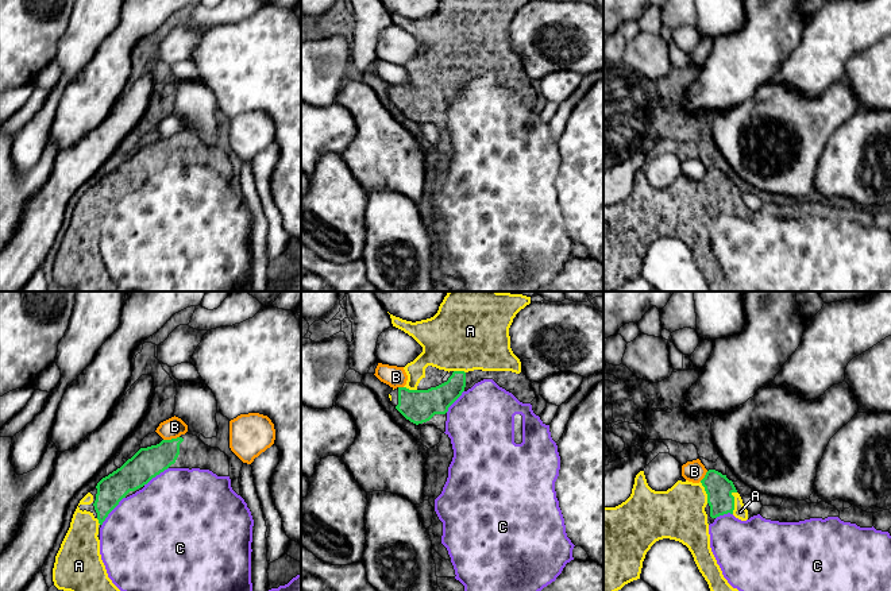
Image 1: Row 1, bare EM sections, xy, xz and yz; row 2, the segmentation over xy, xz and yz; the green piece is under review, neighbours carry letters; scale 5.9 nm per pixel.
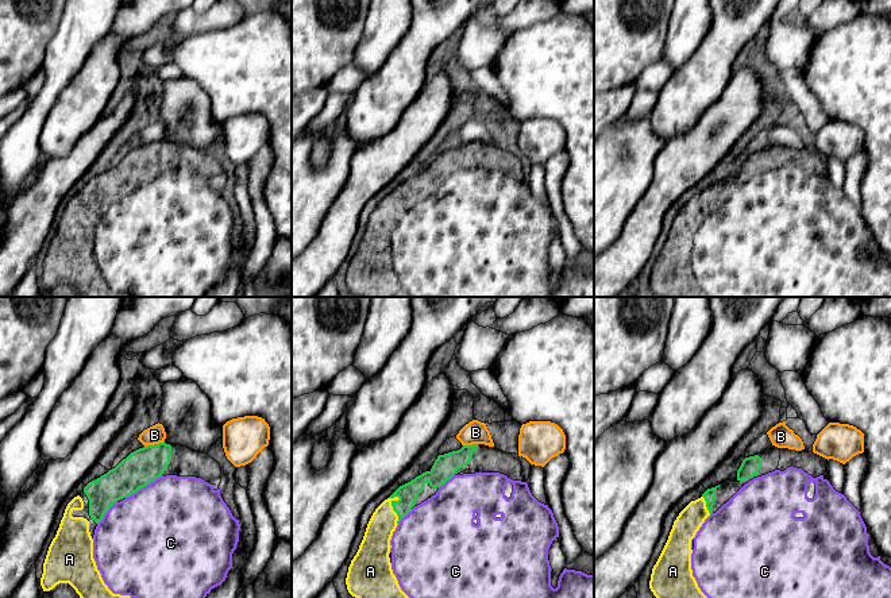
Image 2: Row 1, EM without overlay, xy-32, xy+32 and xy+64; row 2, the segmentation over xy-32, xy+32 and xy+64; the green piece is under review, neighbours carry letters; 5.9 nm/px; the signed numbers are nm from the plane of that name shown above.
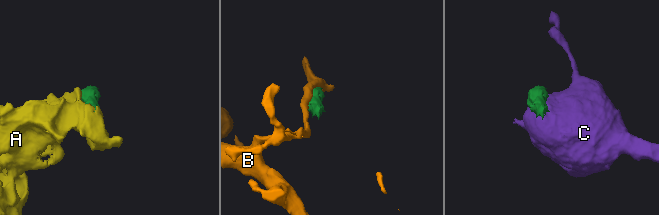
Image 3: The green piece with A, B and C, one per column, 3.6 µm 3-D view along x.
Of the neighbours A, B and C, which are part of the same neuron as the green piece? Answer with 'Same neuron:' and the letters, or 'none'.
Same neuron: A

